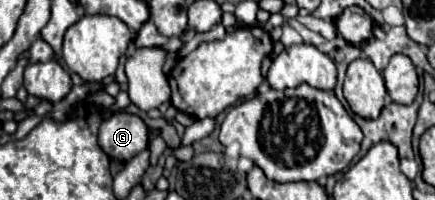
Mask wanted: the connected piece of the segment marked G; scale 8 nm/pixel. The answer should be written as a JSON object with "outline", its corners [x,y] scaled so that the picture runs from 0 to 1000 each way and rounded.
{"outline":[[[264,565],[228,635],[232,745],[269,805],[297,805],[343,715],[343,645],[324,585],[301,565]]]}

